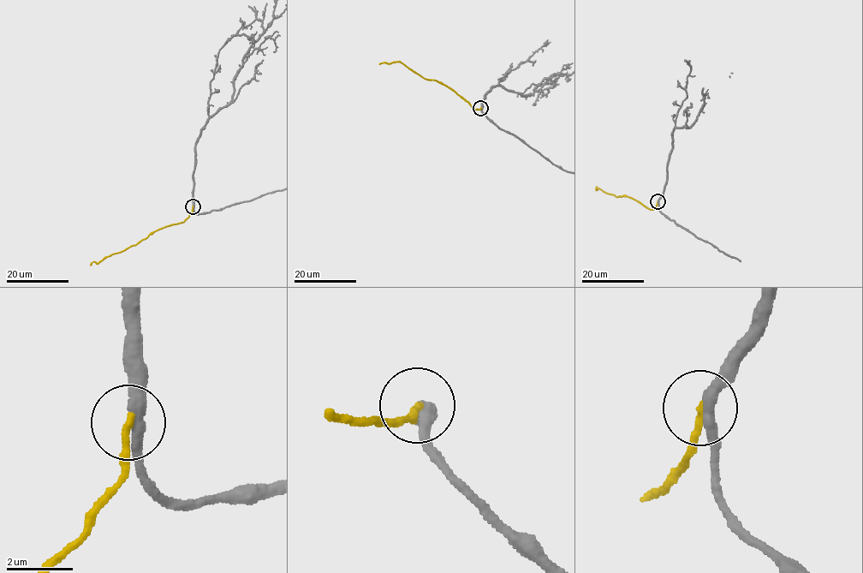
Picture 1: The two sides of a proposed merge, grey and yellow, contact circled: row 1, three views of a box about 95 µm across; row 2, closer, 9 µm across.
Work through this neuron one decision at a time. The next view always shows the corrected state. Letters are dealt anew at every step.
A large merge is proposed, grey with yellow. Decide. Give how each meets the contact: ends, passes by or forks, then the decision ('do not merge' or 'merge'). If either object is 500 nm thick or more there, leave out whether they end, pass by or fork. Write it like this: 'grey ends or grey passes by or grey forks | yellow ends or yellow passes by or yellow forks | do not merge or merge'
grey passes by | yellow ends | merge

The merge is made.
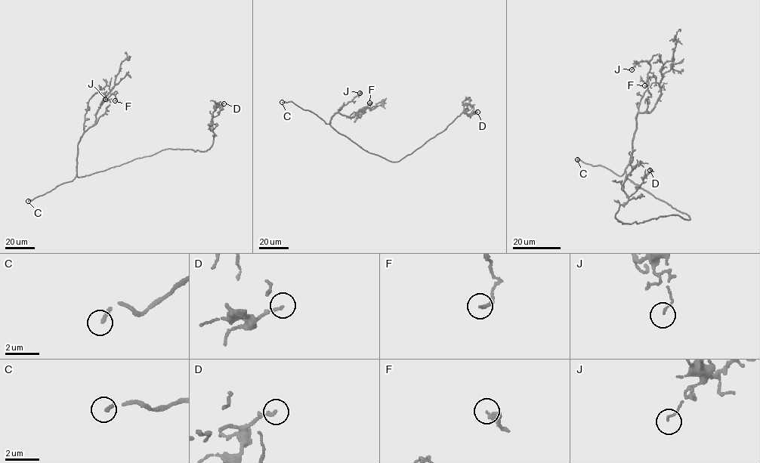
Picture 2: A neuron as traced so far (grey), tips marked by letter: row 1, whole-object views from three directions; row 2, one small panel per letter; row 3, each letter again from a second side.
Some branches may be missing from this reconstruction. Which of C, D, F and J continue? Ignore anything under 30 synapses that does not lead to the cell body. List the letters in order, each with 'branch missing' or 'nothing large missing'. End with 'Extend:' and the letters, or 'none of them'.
C: branch missing
D: nothing large missing
F: nothing large missing
J: nothing large missing
Extend: C

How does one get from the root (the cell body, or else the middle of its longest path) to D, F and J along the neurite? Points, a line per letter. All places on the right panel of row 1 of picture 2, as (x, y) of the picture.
D: (665, 201), (690, 219), (673, 214), (625, 224), (615, 217), (619, 206), (644, 183), (643, 177), (650, 170)
F: (665, 201), (625, 174), (637, 114), (651, 111), (660, 94), (656, 78), (650, 77), (644, 85)
J: (665, 201), (631, 182), (625, 174), (638, 106), (647, 89), (650, 64), (641, 60), (631, 69)

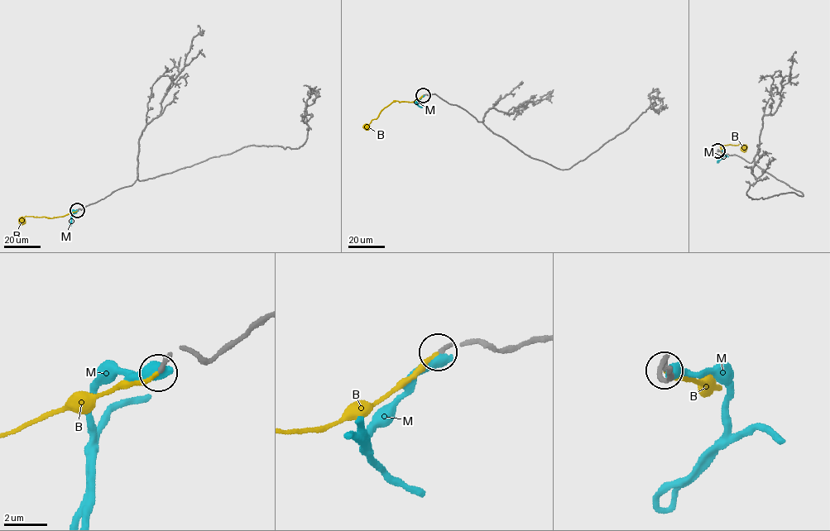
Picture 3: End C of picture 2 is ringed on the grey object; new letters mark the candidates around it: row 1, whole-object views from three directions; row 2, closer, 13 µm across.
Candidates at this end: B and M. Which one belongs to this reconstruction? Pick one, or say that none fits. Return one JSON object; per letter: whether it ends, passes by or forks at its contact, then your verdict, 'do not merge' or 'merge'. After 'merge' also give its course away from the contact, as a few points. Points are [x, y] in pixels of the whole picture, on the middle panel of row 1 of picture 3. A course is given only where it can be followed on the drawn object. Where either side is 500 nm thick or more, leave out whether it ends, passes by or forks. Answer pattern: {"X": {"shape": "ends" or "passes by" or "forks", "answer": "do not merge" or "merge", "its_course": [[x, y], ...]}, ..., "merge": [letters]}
{"B": {"shape": "ends", "answer": "merge", "its_course": [[423, 95], [410, 102], [394, 100], [367, 126]]}, "M": {"answer": "do not merge"}, "merge": ["B"]}

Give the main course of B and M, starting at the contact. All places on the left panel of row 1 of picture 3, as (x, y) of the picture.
B: (77, 210), (51, 218), (26, 216), (22, 222)
M: (77, 210), (71, 212), (70, 226)

